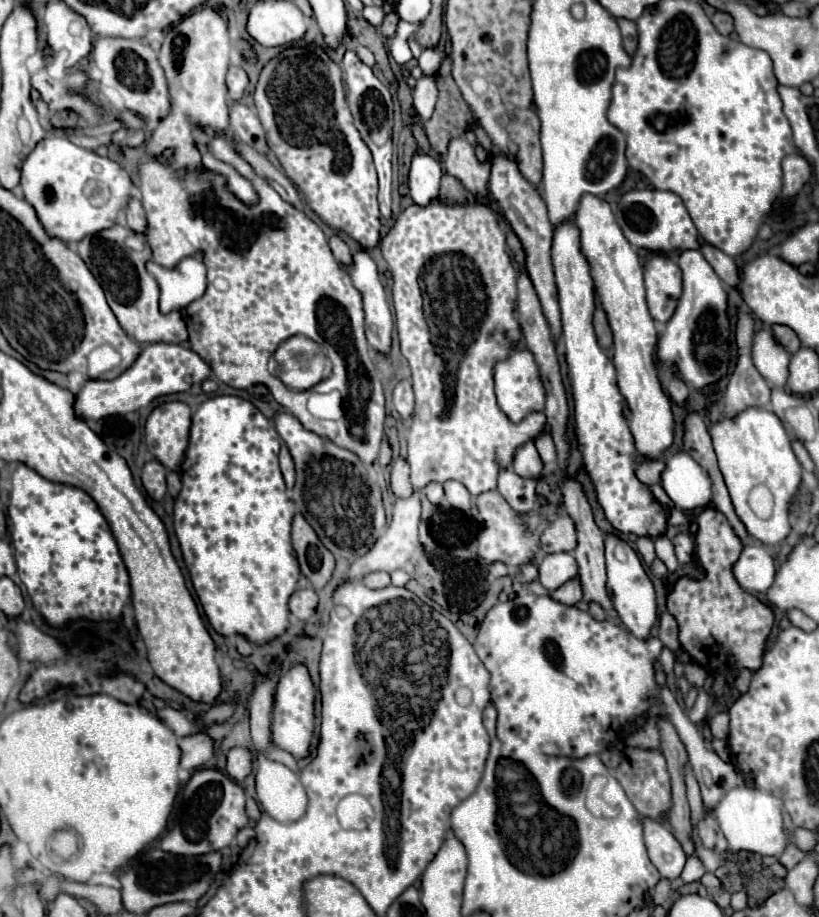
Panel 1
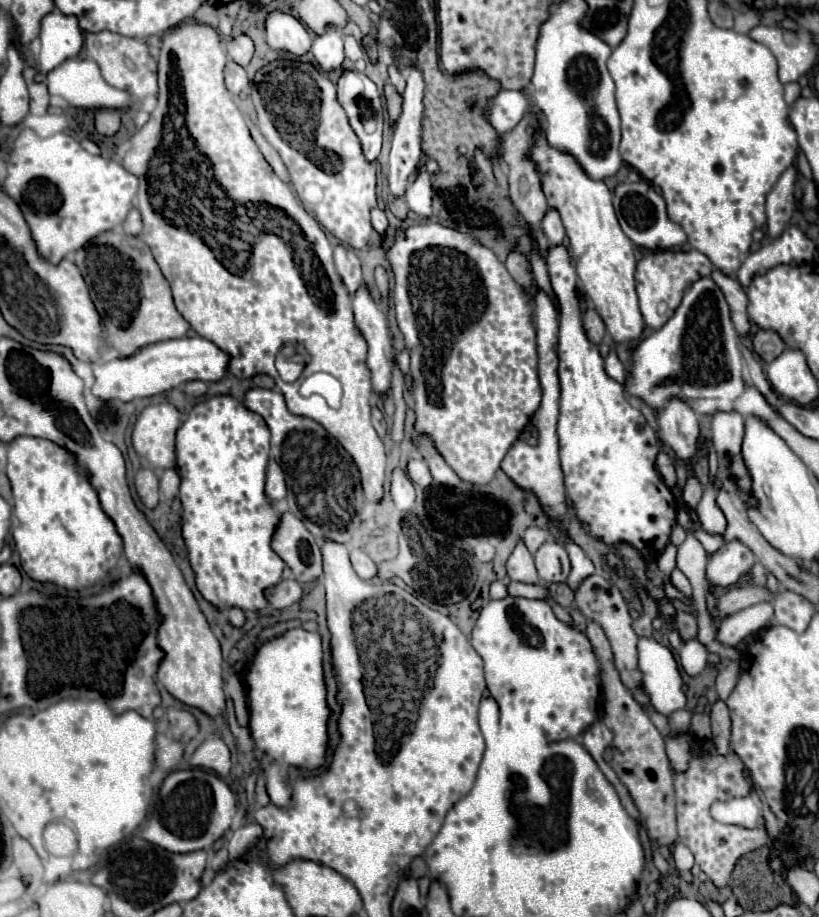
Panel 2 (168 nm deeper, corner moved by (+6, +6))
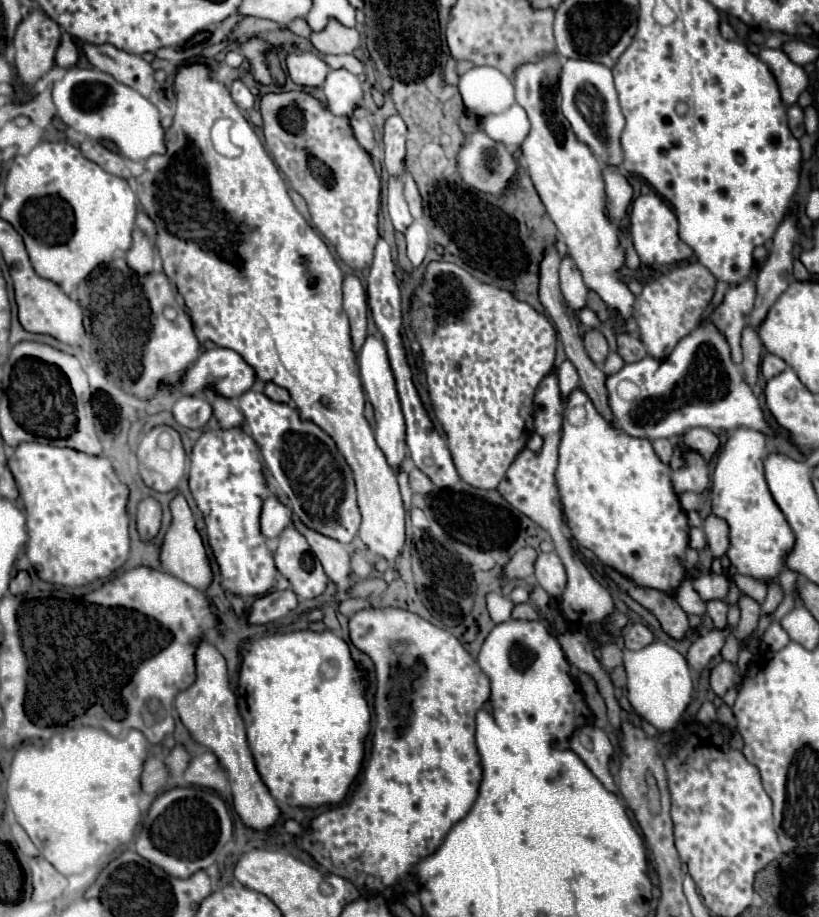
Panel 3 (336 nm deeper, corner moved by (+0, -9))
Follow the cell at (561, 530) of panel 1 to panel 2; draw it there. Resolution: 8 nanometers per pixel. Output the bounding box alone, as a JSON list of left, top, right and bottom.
[522,526,550,554]

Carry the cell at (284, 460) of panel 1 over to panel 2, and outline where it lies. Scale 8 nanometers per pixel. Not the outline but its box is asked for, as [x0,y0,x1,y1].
[266,460,286,504]

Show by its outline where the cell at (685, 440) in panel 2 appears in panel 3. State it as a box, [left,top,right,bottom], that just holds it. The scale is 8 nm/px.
[672,451,710,493]

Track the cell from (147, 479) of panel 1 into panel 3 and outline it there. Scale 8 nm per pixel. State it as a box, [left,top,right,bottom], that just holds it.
[136,497,162,539]

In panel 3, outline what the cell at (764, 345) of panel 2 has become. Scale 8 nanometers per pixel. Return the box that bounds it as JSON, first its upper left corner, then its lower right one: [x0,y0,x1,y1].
[760,353,786,379]

